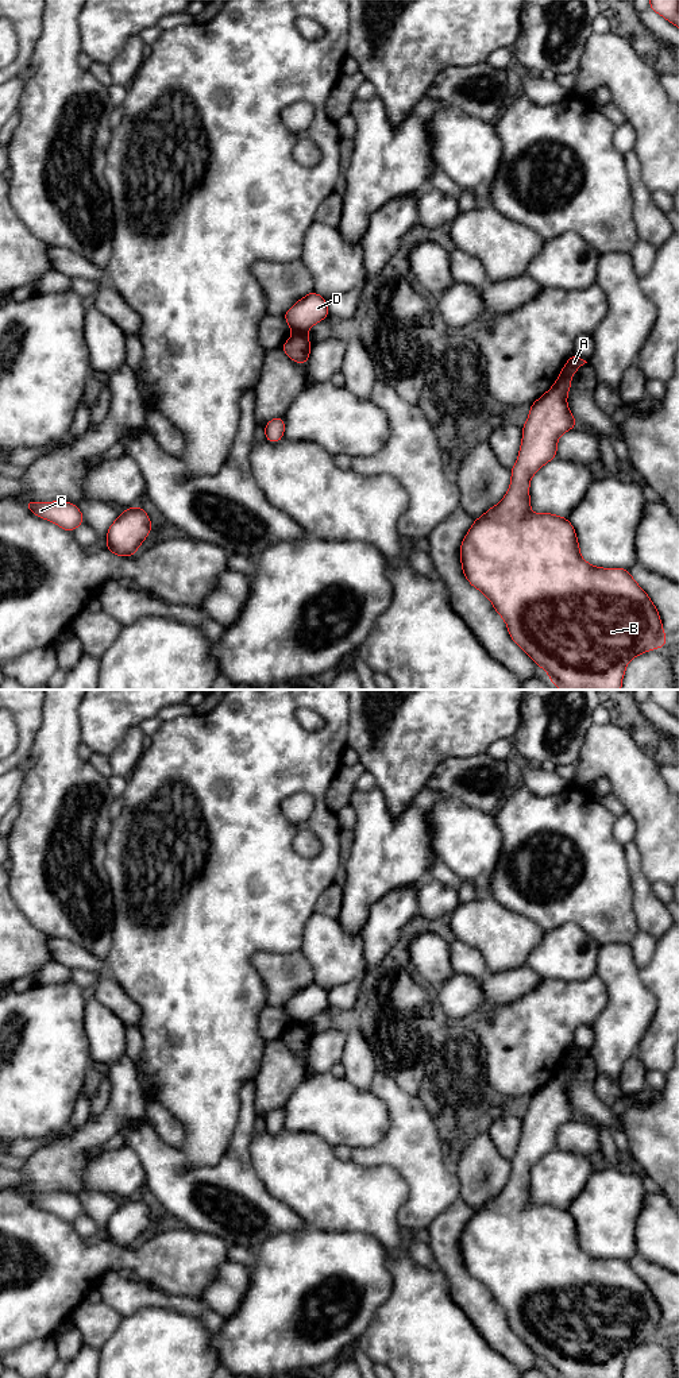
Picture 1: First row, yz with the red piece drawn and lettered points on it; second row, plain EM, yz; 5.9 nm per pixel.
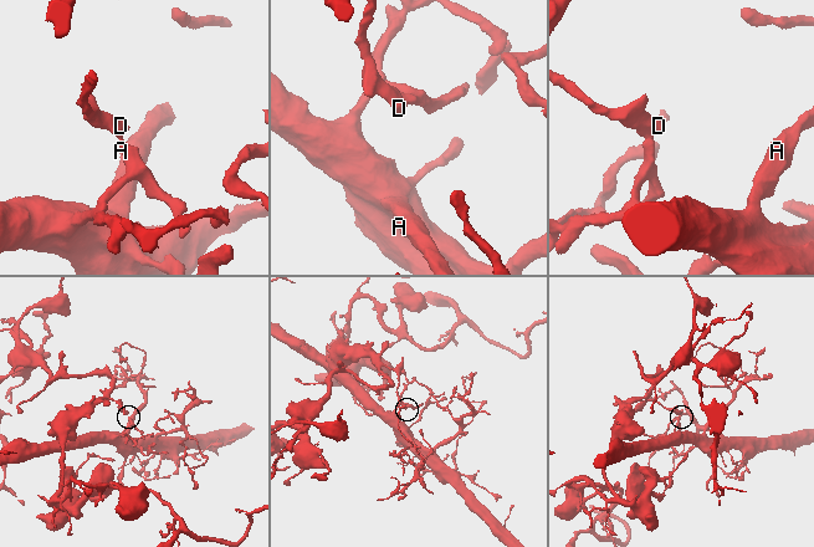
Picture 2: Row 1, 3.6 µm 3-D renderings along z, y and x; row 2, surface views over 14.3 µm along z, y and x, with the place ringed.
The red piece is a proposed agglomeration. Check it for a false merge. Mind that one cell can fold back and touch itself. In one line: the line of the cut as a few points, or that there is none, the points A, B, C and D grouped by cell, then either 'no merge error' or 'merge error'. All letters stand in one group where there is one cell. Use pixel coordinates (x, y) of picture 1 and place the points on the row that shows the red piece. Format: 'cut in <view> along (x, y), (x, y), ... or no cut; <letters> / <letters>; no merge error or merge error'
cut in yz along (304, 334), (294, 335); A B C / D; merge error

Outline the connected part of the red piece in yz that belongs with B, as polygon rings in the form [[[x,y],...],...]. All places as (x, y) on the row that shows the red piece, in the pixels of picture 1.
[[[575,352],[570,356],[556,383],[531,405],[522,426],[522,444],[513,468],[512,485],[499,503],[474,520],[460,544],[460,561],[466,579],[482,591],[505,619],[512,640],[541,668],[560,690],[621,690],[626,664],[644,652],[664,648],[668,641],[660,615],[647,592],[625,568],[599,568],[580,556],[575,529],[571,522],[549,513],[533,514],[529,499],[529,482],[540,467],[558,456],[560,435],[578,426],[566,398],[572,374],[585,363]]]

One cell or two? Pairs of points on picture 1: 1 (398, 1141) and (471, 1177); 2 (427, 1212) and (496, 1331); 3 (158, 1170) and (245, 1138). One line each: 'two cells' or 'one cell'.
1: two cells
2: two cells
3: one cell

